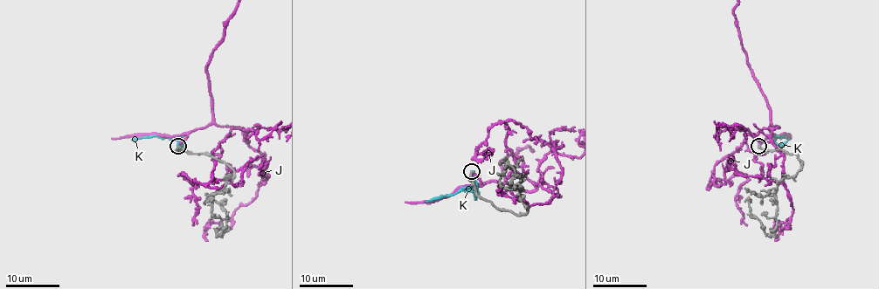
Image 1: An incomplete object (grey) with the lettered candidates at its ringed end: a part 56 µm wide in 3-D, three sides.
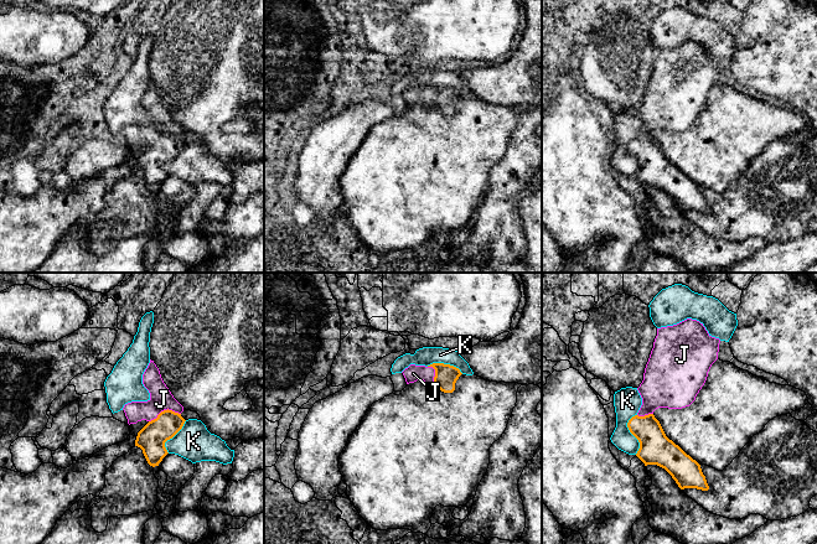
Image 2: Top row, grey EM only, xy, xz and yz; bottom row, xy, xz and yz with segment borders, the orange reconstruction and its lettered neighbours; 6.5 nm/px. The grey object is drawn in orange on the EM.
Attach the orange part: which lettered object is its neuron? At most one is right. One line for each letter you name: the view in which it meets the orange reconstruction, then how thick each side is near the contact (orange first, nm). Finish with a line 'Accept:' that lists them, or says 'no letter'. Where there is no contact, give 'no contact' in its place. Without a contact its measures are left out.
J: xy | 180/150 nm
Accept: J

